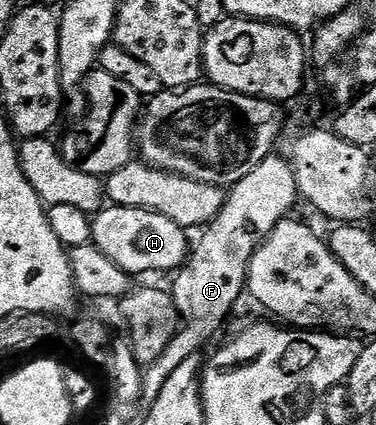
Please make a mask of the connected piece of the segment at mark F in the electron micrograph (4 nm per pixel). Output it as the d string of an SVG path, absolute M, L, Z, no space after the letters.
M276 156L262 159L250 175L227 190L224 206L213 221L203 226L201 233L204 234L197 241L195 238L188 260L175 270L170 292L181 326L174 339L170 339L166 351L162 351L162 355L143 370L140 401L145 406L151 407L155 403L162 387L166 387L166 379L170 379L186 359L197 356L201 352L199 349L223 327L236 300L245 296L250 259L265 237L270 236L274 227L291 214L288 212L298 202L292 166L283 156Z

